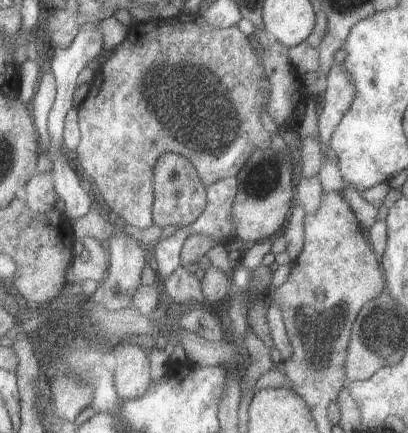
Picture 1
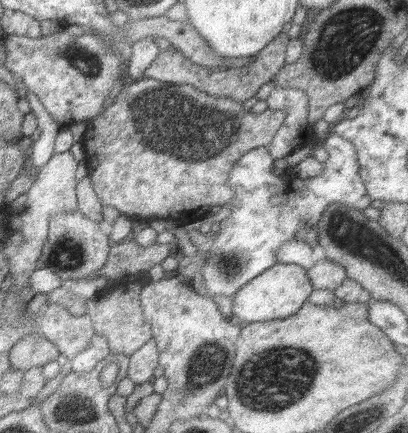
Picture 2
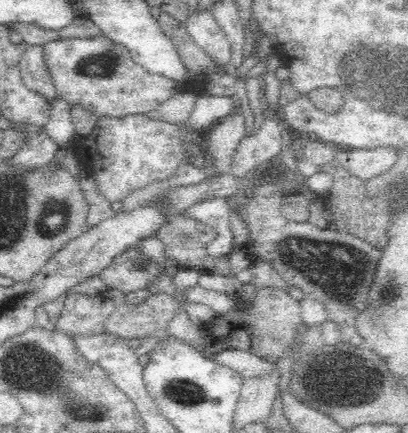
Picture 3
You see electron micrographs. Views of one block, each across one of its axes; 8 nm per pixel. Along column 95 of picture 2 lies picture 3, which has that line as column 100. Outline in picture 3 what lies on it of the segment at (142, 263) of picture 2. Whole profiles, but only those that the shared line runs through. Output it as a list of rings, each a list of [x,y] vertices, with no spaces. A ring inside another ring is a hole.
[[[130,248],[128,252],[114,258],[114,262],[100,272],[100,278],[106,282],[110,292],[120,292],[128,296],[140,290],[158,292],[160,280],[168,276],[166,266],[154,262],[138,252],[138,248]]]

